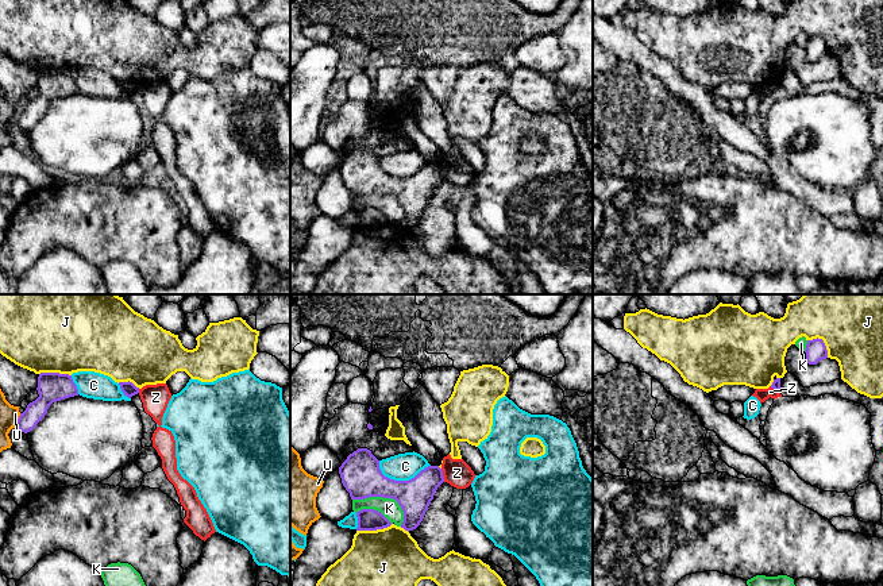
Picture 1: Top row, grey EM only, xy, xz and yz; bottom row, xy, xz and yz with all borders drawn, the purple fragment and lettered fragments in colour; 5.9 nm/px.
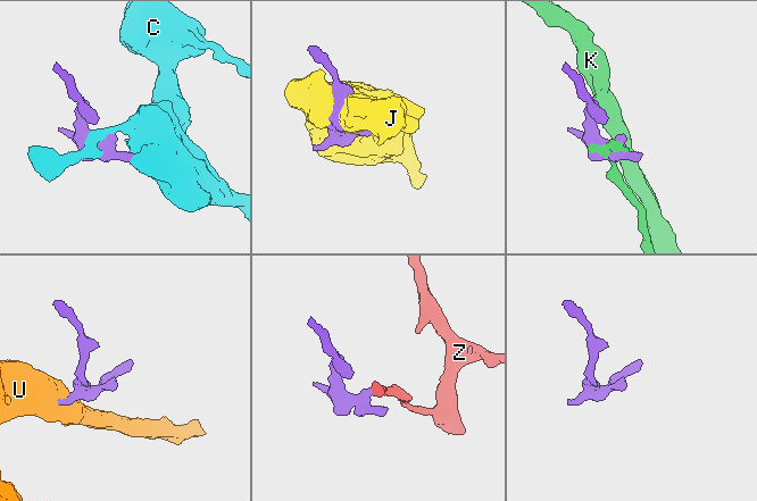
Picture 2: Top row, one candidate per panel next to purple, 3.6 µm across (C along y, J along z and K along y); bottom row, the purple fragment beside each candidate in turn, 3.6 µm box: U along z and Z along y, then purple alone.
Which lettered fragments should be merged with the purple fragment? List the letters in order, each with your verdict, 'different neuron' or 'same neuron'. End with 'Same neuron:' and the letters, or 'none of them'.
C: different neuron
J: different neuron
K: different neuron
U: different neuron
Z: different neuron
Same neuron: none of them

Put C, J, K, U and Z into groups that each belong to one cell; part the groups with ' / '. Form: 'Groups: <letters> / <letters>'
Groups: C / J / K / U / Z

